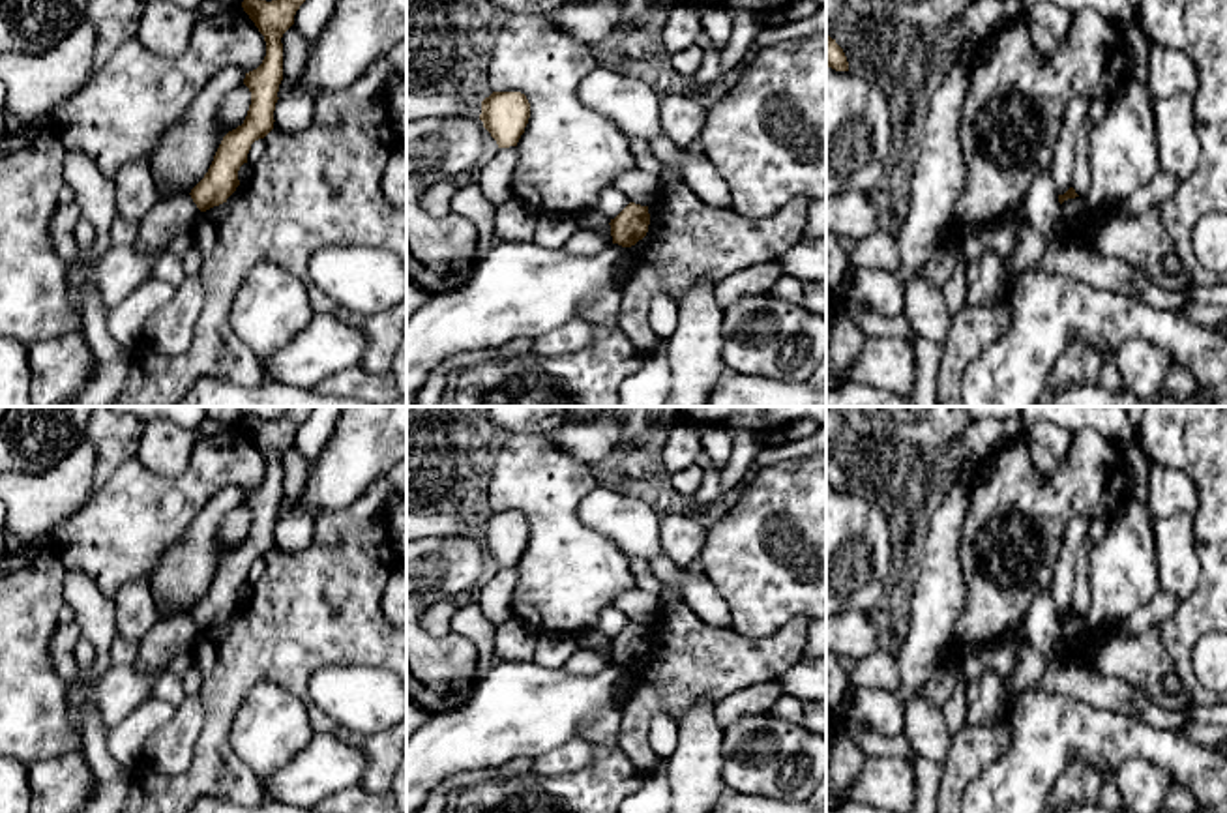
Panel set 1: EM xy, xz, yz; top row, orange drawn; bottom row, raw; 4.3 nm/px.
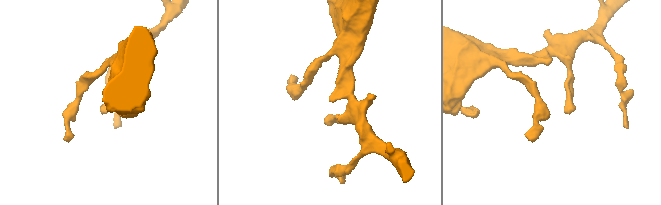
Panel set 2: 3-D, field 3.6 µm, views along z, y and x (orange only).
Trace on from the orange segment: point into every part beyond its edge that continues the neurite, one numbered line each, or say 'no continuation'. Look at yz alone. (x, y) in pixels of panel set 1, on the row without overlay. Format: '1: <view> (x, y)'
no continuation

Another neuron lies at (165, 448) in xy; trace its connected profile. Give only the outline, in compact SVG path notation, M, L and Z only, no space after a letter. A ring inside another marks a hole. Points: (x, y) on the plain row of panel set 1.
M148 420L144 421L137 459L152 472L163 476L182 474L189 466L193 446L200 436L200 427L184 429L170 420Z

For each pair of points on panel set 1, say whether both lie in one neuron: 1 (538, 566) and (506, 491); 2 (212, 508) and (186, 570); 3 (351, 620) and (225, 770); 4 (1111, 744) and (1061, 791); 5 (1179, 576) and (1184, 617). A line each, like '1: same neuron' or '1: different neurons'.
1: same neuron
2: same neuron
3: same neuron
4: different neurons
5: different neurons

